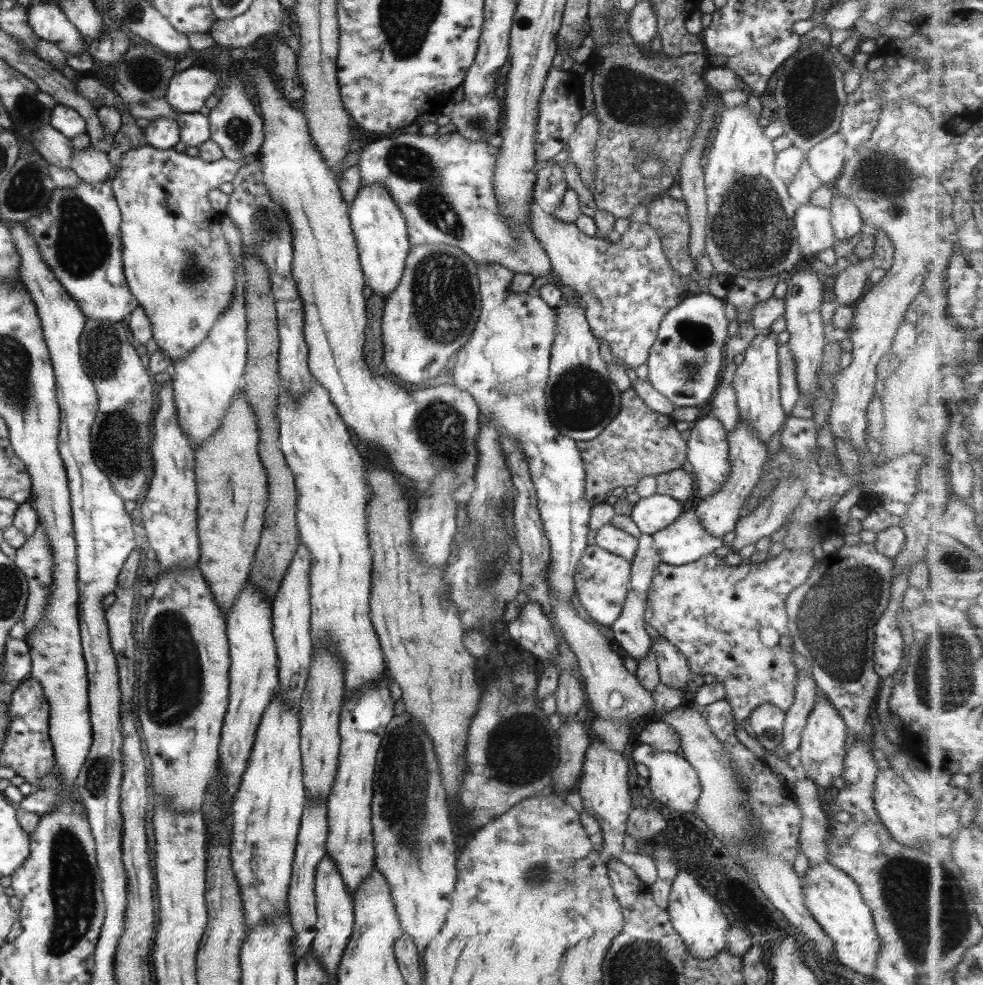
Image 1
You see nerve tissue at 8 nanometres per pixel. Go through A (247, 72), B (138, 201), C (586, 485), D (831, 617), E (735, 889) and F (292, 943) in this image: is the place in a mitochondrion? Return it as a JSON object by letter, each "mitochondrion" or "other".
{"A":"other","B":"other","C":"other","D":"mitochondrion","E":"other","F":"other"}

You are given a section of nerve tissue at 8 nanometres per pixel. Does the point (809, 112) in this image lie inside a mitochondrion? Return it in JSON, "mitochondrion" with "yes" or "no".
{"mitochondrion":"yes"}

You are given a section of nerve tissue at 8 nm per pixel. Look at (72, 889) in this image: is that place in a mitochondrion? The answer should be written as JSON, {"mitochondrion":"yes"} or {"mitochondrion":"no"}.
{"mitochondrion":"yes"}

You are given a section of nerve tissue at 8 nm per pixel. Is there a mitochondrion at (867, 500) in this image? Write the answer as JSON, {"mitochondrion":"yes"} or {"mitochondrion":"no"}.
{"mitochondrion":"no"}

